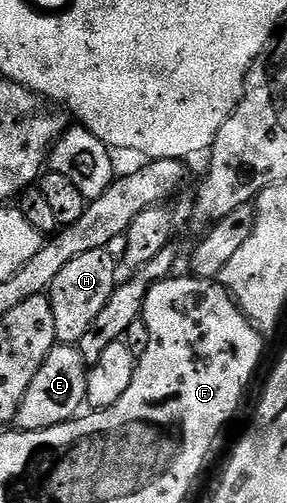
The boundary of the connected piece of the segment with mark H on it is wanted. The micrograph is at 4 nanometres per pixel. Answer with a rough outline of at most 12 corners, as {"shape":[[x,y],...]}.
{"shape":[[116,257],[72,258],[48,295],[58,343],[76,346],[112,298]]}

